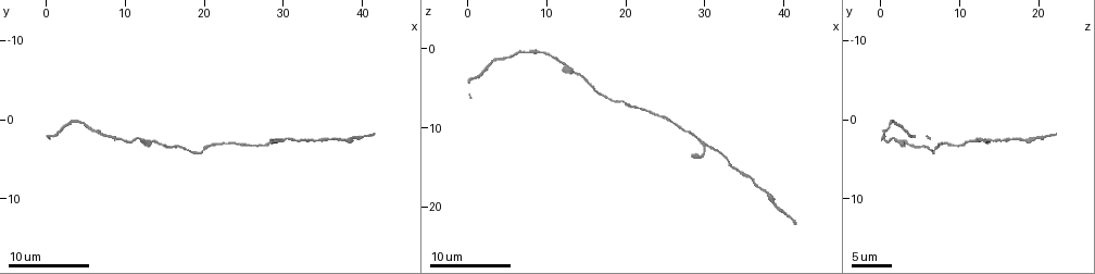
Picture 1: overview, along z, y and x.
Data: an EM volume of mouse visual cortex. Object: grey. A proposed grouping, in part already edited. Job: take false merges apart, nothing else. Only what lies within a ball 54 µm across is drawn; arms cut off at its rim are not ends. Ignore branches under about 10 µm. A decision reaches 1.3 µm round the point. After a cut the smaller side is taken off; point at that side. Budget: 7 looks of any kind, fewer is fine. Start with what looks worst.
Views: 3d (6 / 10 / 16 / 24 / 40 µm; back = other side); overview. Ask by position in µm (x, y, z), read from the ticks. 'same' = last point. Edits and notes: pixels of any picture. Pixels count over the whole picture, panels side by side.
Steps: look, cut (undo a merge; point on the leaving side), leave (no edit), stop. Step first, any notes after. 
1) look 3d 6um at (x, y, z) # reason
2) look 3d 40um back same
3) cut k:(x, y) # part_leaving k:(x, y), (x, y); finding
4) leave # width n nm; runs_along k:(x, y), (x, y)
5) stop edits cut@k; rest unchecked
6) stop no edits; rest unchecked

look 3d 10um at (20.0, 3.5, 7.0)

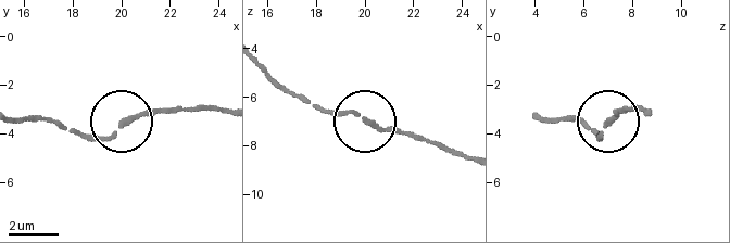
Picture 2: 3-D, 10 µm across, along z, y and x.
leave # side_arm 29 um; runs_along 2:(367, 118), (420, 139); one neuron here

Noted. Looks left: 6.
look 3d 10um at (36.0, 2.5, 16.5) # a narrow waist

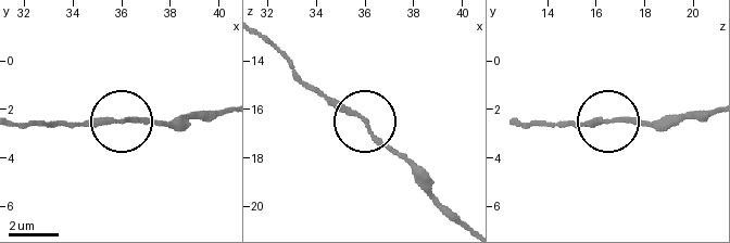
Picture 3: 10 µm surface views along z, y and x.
leave # continuous, no second neuron

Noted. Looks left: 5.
look 3d 10um at (12.0, 2.5, 2.0) # sudden change in width

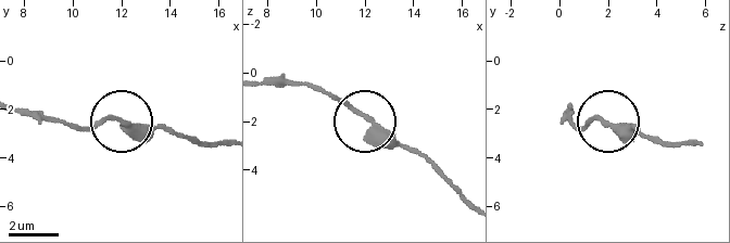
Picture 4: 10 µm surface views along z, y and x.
look 3d 6um at (12.0, 2.5, 1.8)

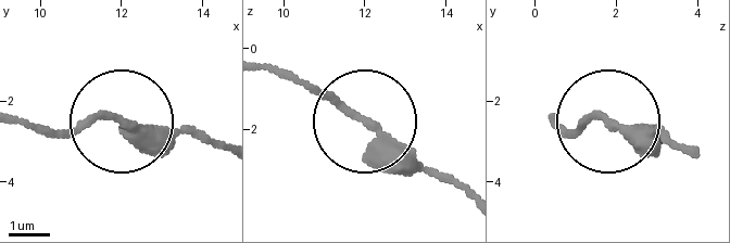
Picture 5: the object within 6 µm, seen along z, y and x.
leave # runs_along 5:(695, 151), (602, 120), (564, 133); continuous, no second neuron

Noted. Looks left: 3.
look 3d 10um at (31.0, 2.5, 12.5) # thick turns thin

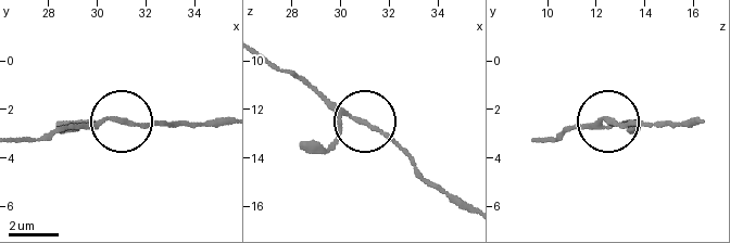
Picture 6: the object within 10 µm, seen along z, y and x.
leave # runs_along 6:(17, 141), (42, 141), (67, 129), (111, 123), (172, 123); all the same neuron

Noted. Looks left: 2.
stop no edits; rest unchecked

